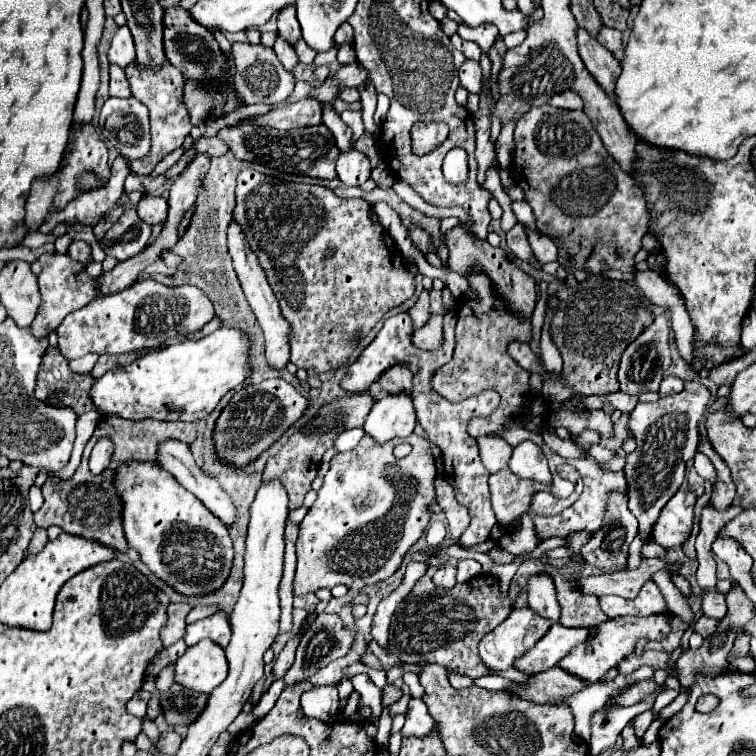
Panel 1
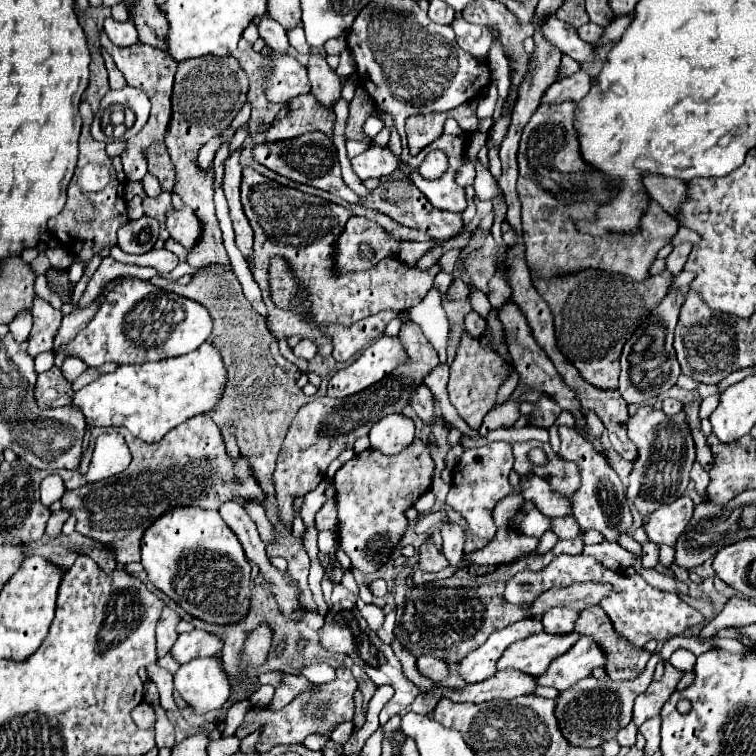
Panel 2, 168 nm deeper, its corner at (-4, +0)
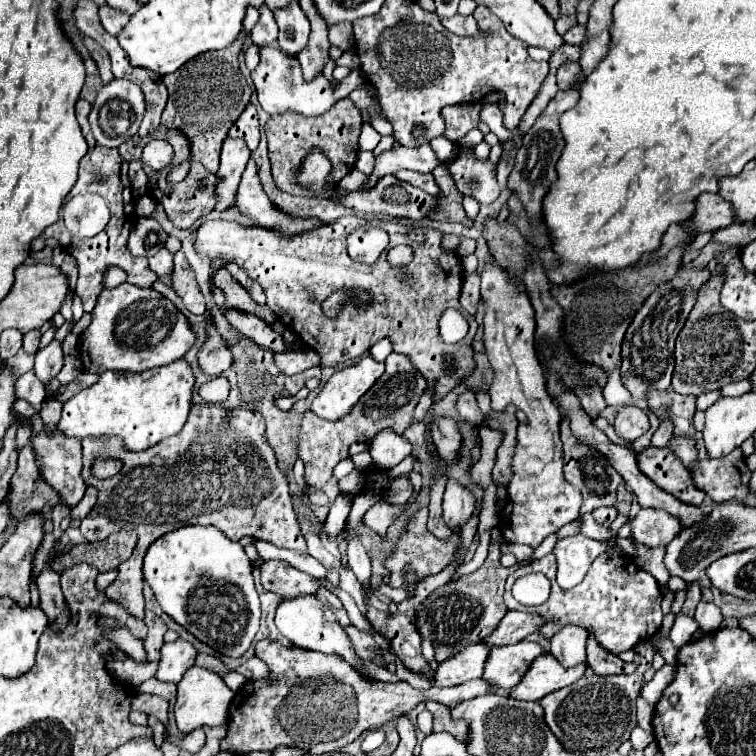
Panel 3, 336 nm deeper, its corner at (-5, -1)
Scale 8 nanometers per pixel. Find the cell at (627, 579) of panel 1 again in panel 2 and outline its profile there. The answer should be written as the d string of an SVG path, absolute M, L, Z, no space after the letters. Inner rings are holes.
M575 583L575 587L553 587L551 591L545 591L535 599L529 617L543 615L549 607L557 605L581 611L589 605L597 605L609 593L611 587L607 587L607 583Z

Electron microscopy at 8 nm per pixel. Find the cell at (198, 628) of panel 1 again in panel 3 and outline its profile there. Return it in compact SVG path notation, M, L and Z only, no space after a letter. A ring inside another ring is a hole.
M176 640L172 644L164 644L160 648L160 662L156 670L156 678L160 682L172 682L178 684L184 676L184 672L194 666L196 650L186 640Z

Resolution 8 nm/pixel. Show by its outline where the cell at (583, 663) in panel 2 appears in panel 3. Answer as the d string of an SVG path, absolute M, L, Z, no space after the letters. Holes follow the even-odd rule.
M542 654L532 662L532 668L528 668L524 680L520 680L520 684L510 690L510 698L536 702L546 694L576 682L578 678L584 676L584 670L586 670L584 664L566 670L554 656Z

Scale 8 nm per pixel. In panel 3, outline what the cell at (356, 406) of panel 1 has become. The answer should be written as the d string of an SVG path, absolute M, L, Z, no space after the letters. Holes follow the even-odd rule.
M392 352L384 364L386 364L384 374L358 400L352 412L344 416L342 420L328 422L328 420L314 416L314 412L306 412L302 420L302 428L300 428L300 454L298 456L304 460L306 480L312 490L322 488L330 480L334 466L348 456L348 446L352 442L372 442L376 432L382 432L384 428L392 428L392 432L402 436L404 430L408 428L412 410L416 408L426 388L426 380L420 376L420 372L410 364L410 360L404 354Z

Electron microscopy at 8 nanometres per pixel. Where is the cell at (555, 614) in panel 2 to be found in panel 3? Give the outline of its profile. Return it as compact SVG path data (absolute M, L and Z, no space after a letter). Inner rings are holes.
M566 626L550 640L550 654L564 666L586 664L586 640L588 632L580 626Z

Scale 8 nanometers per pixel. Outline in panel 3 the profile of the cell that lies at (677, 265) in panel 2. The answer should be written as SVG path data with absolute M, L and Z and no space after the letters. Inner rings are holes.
M704 192L702 196L698 196L696 212L686 222L686 226L696 232L708 232L718 228L728 228L734 222L736 222L736 216L734 216L732 202L724 200L720 194Z

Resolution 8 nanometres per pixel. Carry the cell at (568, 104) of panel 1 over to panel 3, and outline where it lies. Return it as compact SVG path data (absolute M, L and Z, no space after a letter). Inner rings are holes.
M564 62L558 72L556 72L556 82L558 82L558 88L564 90L564 88L570 88L574 84L574 80L580 80L580 84L584 82L584 78L580 78L580 66L578 62Z

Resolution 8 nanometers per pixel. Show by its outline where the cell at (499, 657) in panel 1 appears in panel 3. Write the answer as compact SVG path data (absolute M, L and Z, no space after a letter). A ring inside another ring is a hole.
M472 644L456 656L440 662L432 678L434 686L458 686L468 680L480 678L490 650L492 648L488 648L486 644Z

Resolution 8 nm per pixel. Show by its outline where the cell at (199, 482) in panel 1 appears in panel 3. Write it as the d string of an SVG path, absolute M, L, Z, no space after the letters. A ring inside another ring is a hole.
M298 596L298 598L290 598L284 604L278 606L276 610L276 626L280 630L282 636L286 636L294 646L304 648L304 650L316 650L322 654L338 654L342 656L354 670L358 670L362 676L372 678L362 664L362 658L356 654L356 650L352 648L352 642L346 634L346 630L338 624L334 612L330 608L326 608L320 600L316 600L314 596Z

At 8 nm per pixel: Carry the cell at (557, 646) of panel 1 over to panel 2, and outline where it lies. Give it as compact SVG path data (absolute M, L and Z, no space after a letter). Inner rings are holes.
M545 631L539 635L531 635L507 647L507 651L497 661L497 669L513 667L539 677L543 675L543 671L547 671L551 659L557 659L567 649L571 649L579 637L581 635L575 631L571 635L547 635Z

